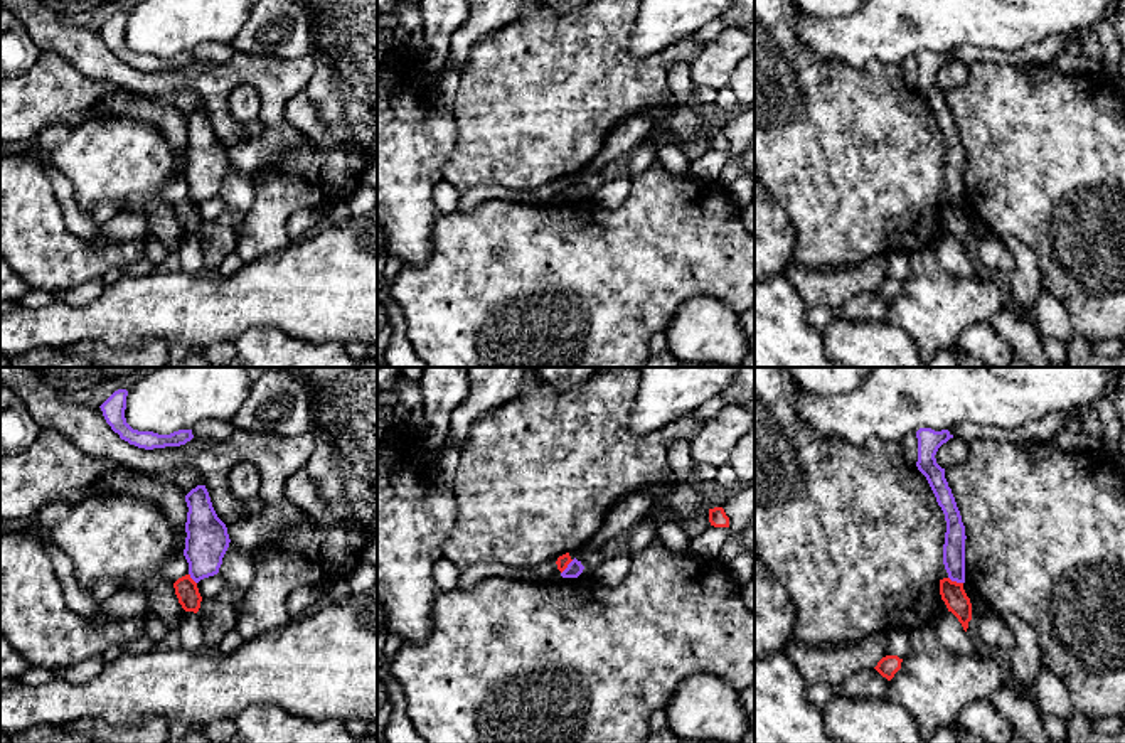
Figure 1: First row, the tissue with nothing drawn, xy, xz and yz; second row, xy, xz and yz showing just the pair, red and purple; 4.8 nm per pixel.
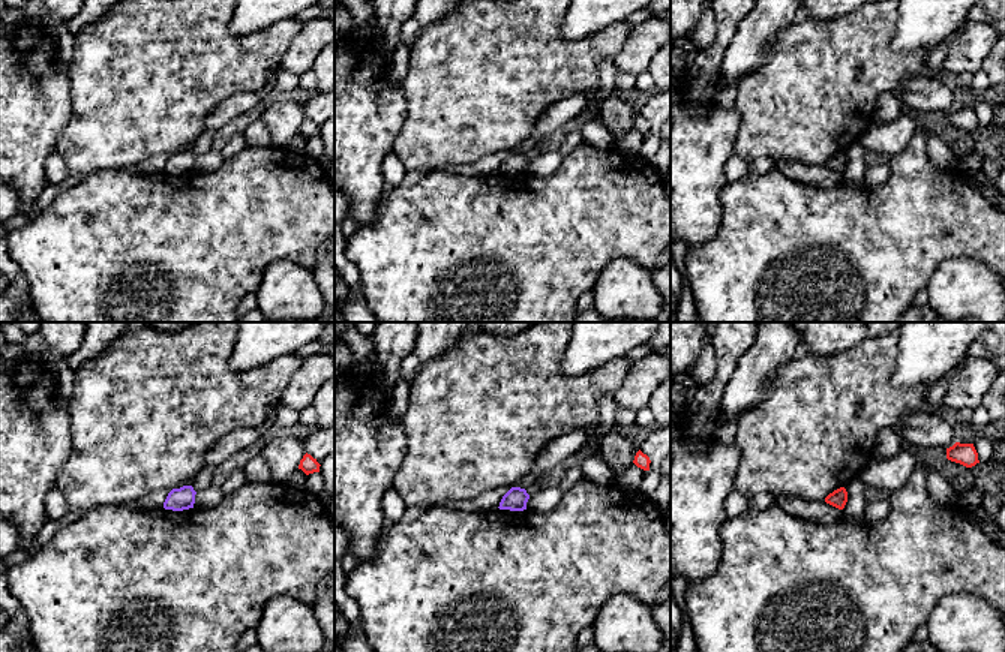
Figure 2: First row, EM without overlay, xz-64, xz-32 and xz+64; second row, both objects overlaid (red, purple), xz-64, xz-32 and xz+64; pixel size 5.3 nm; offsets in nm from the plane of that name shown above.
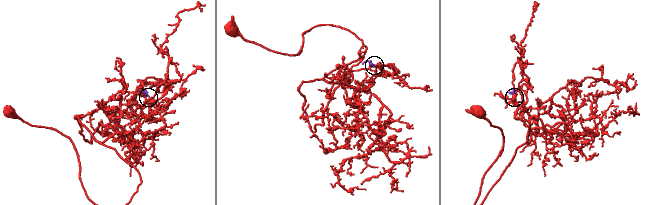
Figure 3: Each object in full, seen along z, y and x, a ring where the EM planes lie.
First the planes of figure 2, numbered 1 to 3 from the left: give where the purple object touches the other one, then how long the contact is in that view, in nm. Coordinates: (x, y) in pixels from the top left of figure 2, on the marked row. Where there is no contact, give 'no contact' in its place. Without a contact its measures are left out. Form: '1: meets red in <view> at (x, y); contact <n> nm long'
1: no contact
2: no contact
3: no contact

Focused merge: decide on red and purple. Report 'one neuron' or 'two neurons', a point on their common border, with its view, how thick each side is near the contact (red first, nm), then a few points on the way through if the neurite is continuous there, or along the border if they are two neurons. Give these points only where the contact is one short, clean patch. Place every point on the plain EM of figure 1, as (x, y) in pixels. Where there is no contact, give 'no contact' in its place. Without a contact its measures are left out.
two neurons; meets red in yz at (955, 204); 120 nm thick on the red side, 110 nm on the other; border along yz (949, 199), (962, 206)

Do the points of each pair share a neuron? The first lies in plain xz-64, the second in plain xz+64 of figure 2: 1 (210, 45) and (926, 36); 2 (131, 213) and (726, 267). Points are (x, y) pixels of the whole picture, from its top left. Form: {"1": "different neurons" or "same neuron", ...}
{"1": "different neurons", "2": "same neuron"}

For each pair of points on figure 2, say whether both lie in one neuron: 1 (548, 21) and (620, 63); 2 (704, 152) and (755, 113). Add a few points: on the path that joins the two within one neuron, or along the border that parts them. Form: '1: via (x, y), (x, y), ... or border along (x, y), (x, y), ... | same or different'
1: border along (633, 29), (623, 48), (611, 62) | different
2: border along (735, 107), (740, 116), (740, 128), (734, 153) | different

